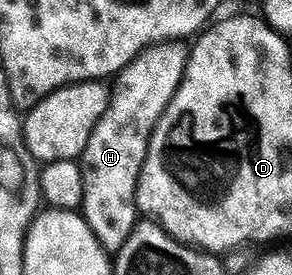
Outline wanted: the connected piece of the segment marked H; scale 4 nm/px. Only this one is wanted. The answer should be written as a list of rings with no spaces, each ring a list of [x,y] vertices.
[[[179,40],[176,42],[164,42],[160,46],[151,46],[150,49],[140,55],[134,62],[128,63],[123,69],[121,74],[117,75],[116,83],[118,82],[118,90],[116,86],[116,93],[110,99],[110,107],[108,112],[100,120],[100,124],[96,126],[90,139],[88,140],[88,148],[84,148],[80,159],[82,168],[82,175],[84,176],[84,200],[82,201],[82,209],[80,211],[86,223],[92,228],[92,232],[98,237],[98,243],[102,245],[103,249],[107,252],[117,252],[121,250],[122,245],[129,240],[134,231],[134,227],[140,221],[140,211],[138,208],[138,181],[142,175],[144,168],[144,160],[148,156],[148,148],[150,147],[150,138],[154,134],[154,129],[158,126],[158,122],[164,116],[164,112],[172,104],[172,100],[176,96],[176,92],[180,88],[182,78],[186,75],[186,65],[190,59],[191,47],[185,41]]]

